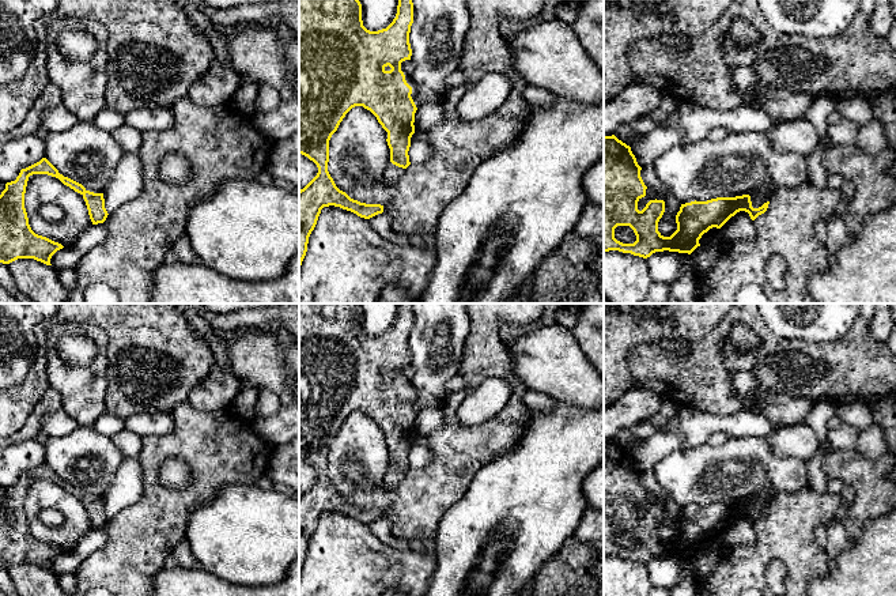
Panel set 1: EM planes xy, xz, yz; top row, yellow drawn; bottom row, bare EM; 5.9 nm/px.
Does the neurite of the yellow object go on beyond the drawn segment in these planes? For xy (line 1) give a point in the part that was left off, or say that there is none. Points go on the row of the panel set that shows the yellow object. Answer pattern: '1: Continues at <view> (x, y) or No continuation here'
1: No continuation here

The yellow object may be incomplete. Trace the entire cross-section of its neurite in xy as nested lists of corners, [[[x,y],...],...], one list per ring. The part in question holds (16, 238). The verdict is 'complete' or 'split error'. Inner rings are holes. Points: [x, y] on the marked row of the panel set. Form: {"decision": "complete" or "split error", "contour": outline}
{"decision": "complete", "contour": [[[46,159],[22,169],[15,181],[7,182],[0,195],[0,263],[10,264],[18,259],[34,259],[46,265],[52,256],[64,246],[46,237],[35,234],[24,208],[24,193],[29,177],[48,174],[58,178],[64,185],[80,193],[86,201],[92,225],[103,223],[107,218],[103,193],[87,191],[82,184],[64,177]]]}

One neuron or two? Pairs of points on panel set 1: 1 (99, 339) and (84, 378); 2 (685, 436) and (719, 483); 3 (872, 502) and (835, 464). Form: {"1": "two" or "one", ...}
{"1": "one", "2": "two", "3": "one"}

